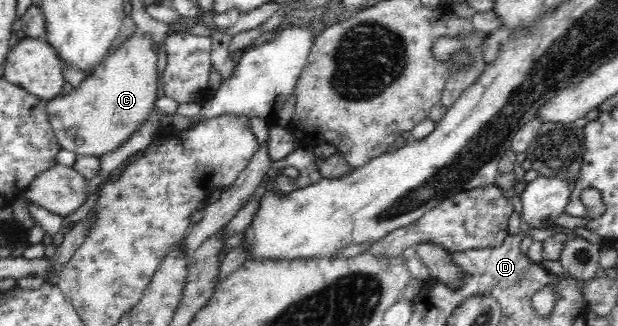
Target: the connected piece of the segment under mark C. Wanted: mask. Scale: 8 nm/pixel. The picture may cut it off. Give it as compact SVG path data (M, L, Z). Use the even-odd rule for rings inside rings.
M134 34L114 49L77 88L46 102L48 121L61 149L97 158L118 149L155 109L157 52L150 36Z

